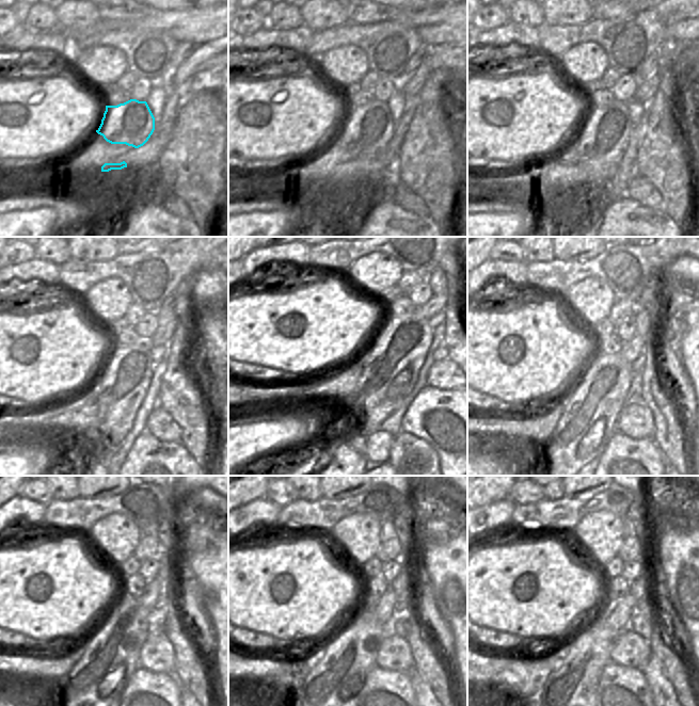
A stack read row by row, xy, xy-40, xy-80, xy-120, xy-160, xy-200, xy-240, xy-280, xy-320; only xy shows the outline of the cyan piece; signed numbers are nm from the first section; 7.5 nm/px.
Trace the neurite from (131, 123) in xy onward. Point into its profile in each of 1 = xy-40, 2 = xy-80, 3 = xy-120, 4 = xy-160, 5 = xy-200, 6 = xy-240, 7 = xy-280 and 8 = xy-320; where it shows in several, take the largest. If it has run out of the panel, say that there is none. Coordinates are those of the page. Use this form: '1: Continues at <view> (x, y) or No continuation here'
1: Continues at xy-40 (366, 129)
2: Continues at xy-80 (603, 137)
3: Continues at xy-120 (125, 378)
4: Continues at xy-160 (365, 378)
5: Continues at xy-200 (582, 434)
6: Continues at xy-240 (99, 677)
7: Continues at xy-280 (331, 691)
8: Continues at xy-320 (569, 692)

